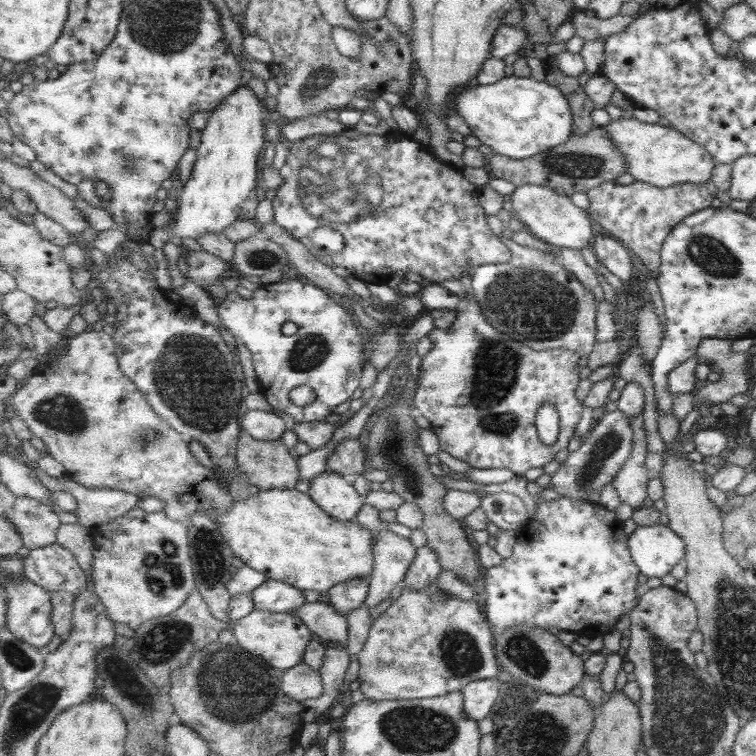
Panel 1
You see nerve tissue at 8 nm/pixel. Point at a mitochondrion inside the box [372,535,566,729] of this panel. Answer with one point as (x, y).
(462, 654)

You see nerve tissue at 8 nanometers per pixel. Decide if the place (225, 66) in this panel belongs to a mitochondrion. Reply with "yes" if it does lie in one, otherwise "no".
no

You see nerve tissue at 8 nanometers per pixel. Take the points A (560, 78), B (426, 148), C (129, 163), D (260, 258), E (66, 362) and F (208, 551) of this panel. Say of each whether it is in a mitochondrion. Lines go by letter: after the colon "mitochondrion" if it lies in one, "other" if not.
A: other
B: other
C: mitochondrion
D: mitochondrion
E: other
F: mitochondrion

